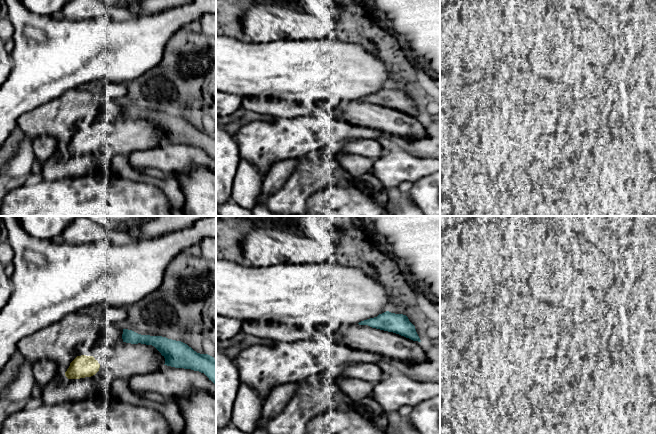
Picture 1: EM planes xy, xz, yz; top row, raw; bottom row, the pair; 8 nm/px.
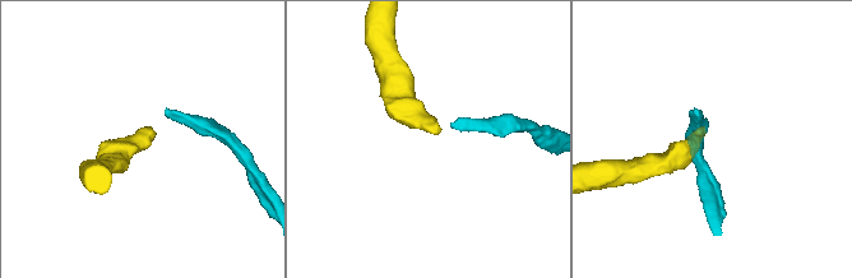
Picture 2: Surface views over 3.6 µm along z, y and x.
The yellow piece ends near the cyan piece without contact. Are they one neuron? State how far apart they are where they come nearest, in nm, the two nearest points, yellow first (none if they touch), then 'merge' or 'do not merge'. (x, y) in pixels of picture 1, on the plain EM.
gap 260 nm; span xy (97, 137), (123, 117); do not merge

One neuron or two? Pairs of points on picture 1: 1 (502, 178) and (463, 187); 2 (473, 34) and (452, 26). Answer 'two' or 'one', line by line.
1: one
2: two

